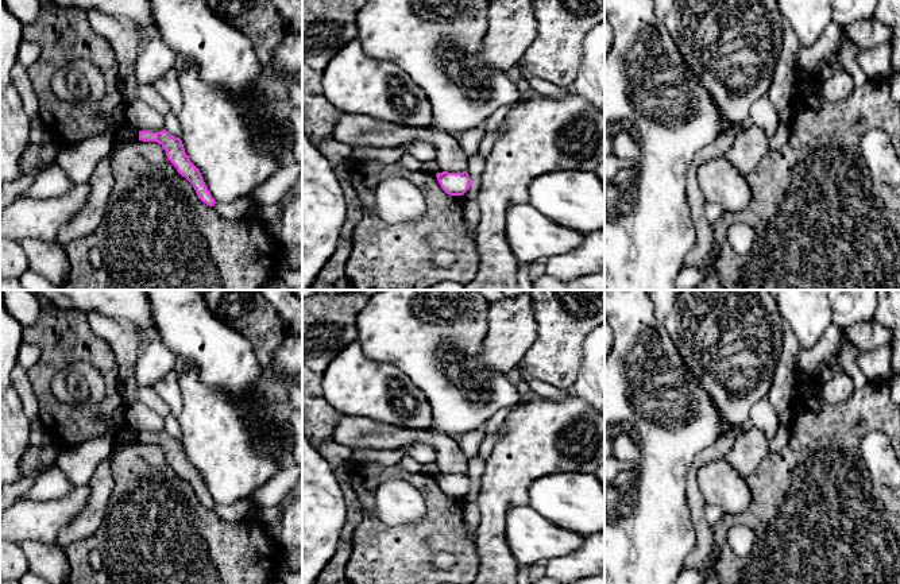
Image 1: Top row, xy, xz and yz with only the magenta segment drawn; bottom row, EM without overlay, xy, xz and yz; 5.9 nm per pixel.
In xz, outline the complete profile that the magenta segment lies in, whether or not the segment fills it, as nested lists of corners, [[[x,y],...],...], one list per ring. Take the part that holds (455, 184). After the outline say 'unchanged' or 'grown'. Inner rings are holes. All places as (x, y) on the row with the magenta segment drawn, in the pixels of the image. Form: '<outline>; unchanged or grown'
[[[443,171],[437,173],[436,177],[441,189],[449,196],[463,196],[471,186],[471,178],[467,171]]]; unchanged

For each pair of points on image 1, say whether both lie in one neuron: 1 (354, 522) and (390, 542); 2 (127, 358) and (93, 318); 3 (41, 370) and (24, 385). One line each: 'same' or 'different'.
1: different
2: same
3: different

